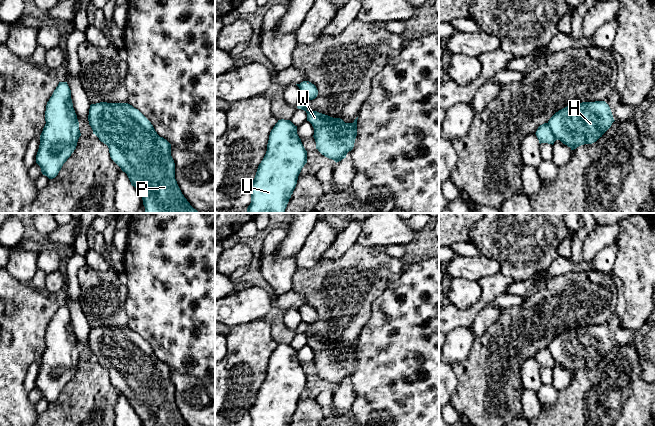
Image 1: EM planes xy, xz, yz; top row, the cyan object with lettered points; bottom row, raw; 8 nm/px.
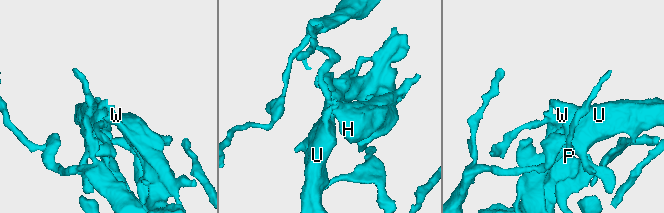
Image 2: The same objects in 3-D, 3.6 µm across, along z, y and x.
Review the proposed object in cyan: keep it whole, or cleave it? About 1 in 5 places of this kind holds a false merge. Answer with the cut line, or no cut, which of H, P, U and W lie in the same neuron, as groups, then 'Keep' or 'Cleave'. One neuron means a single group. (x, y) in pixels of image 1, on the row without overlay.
No split. Groups: H P U W. Keep

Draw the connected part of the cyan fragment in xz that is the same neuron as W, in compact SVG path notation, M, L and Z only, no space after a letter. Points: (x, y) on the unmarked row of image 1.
M303 305L296 309L302 319L297 332L307 337L307 345L314 352L313 361L316 366L316 373L336 387L346 382L347 377L354 371L358 341L353 347L345 347L340 342L333 342L317 335L308 335L309 325L317 321L318 314L309 305Z

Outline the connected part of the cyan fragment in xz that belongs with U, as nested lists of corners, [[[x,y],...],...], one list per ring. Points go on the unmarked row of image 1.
[[[278,344],[270,356],[266,378],[250,409],[251,426],[289,426],[298,400],[307,387],[307,375],[290,344]]]

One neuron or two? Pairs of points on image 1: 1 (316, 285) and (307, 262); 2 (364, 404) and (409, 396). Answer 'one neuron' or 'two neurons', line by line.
1: two neurons
2: two neurons

